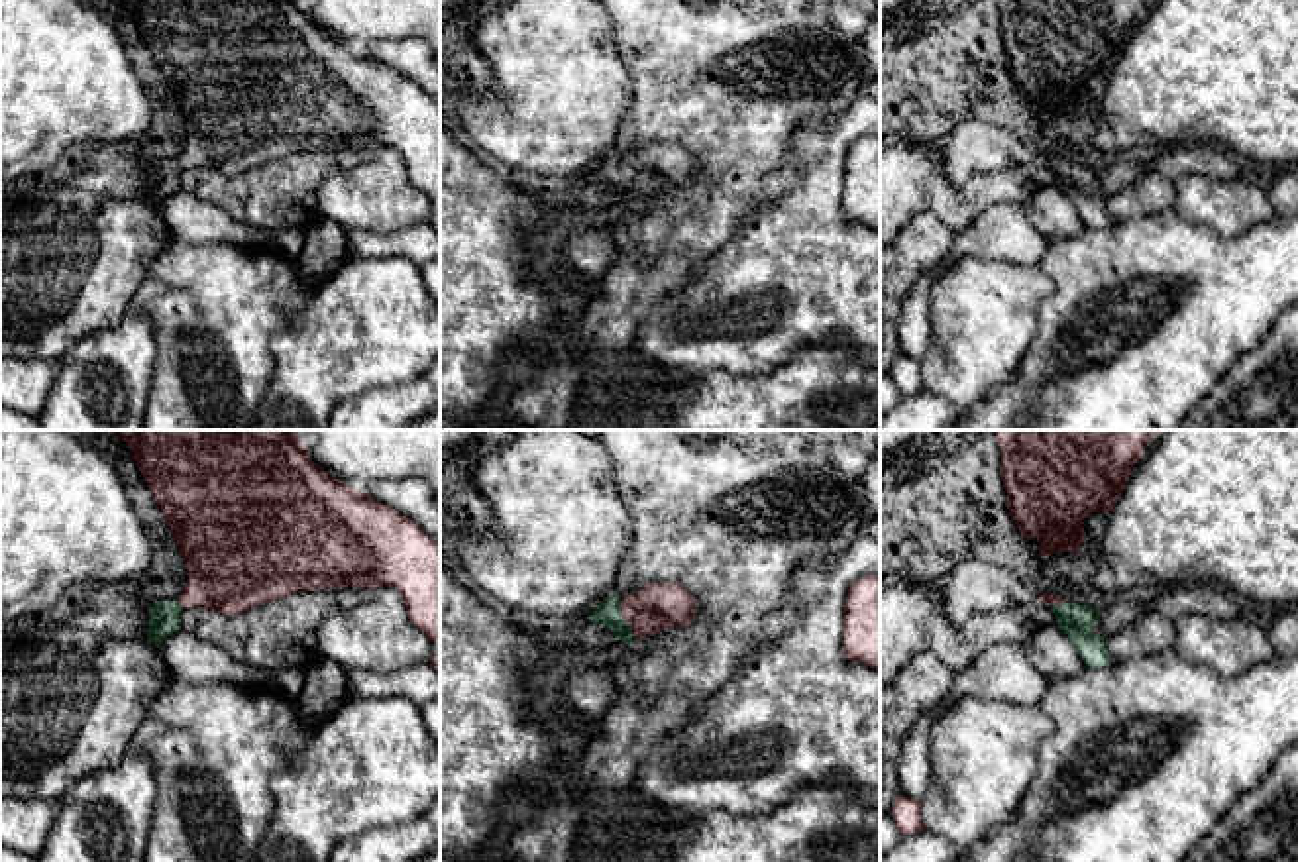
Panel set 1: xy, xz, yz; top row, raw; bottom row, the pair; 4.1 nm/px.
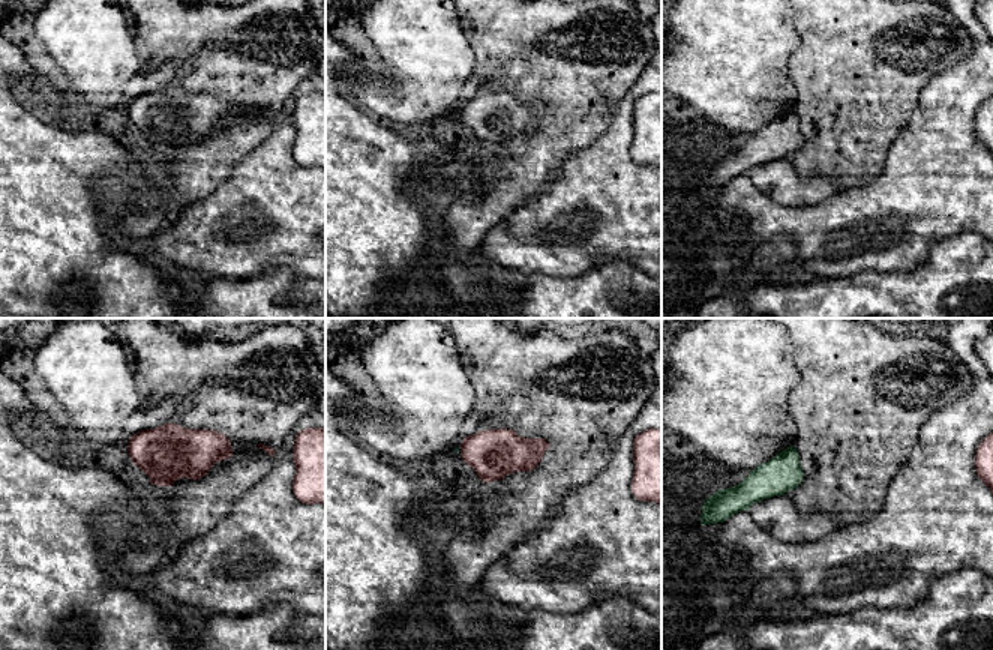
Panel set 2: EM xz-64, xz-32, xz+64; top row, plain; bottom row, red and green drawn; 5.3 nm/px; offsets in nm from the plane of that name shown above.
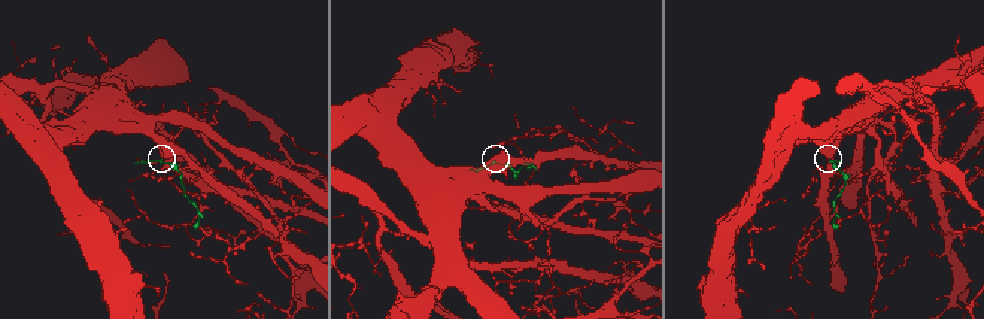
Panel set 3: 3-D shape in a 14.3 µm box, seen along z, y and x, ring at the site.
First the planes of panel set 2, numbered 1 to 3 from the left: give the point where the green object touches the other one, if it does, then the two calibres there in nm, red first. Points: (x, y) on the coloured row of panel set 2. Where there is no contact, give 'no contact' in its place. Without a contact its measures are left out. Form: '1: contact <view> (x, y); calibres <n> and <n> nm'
1: no contact
2: no contact
3: no contact

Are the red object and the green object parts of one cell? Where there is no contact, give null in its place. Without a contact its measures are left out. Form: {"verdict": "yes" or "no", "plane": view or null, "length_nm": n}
{"verdict": "yes", "plane": "xz", "length_nm": 150}

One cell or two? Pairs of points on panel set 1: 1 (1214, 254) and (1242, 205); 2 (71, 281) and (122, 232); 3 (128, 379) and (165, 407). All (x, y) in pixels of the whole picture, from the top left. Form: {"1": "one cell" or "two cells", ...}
{"1": "two cells", "2": "one cell", "3": "two cells"}

